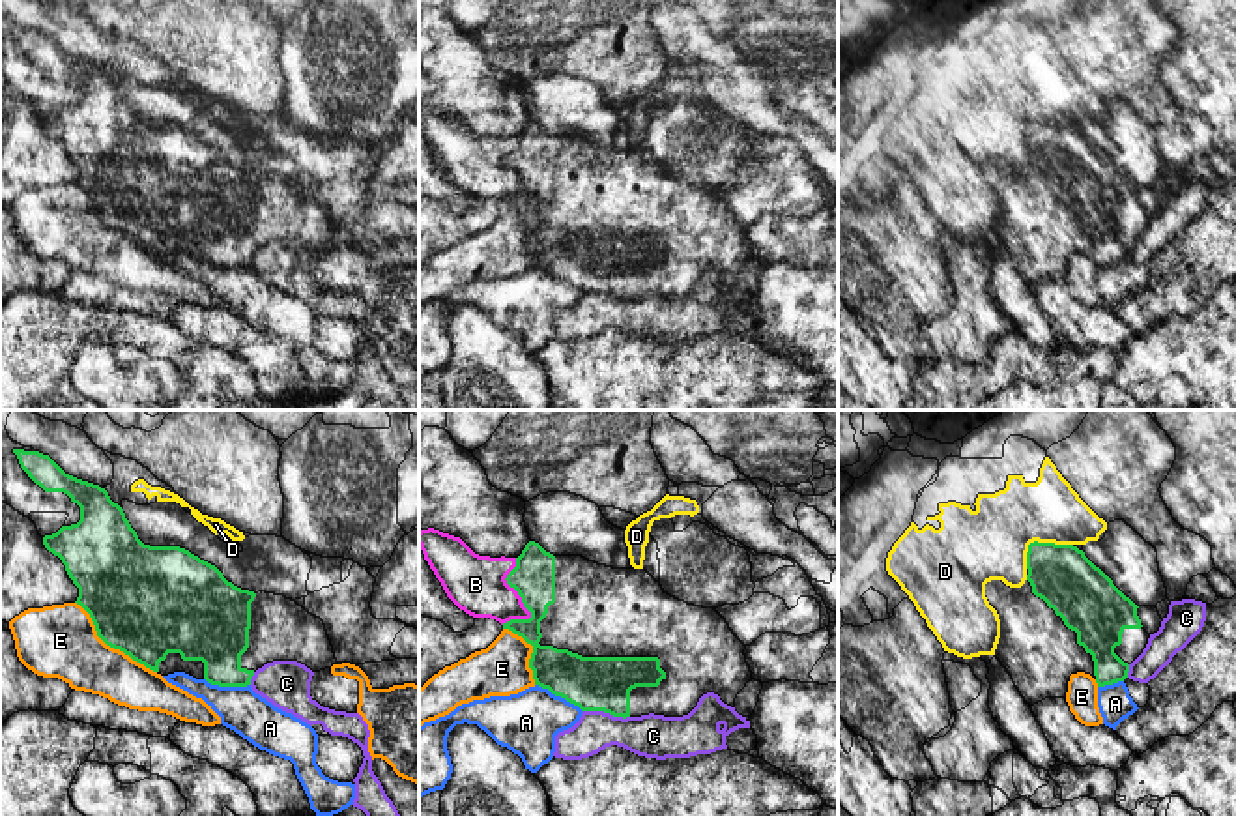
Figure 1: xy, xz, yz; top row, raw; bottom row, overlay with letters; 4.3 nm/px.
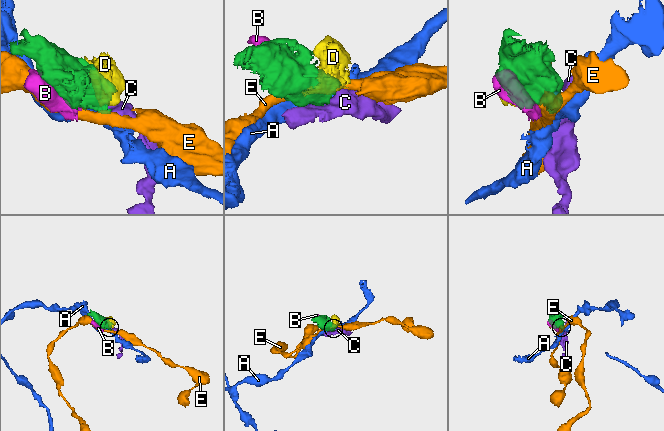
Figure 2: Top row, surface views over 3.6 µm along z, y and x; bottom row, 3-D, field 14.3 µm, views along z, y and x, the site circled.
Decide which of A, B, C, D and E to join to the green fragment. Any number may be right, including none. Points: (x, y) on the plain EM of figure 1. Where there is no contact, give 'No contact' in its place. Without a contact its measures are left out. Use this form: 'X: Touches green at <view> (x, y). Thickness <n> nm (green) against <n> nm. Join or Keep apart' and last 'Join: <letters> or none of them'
A: Touches green at xz (560, 276). Thickness 240 nm (green) against 260 nm. Keep apart
B: Touches green at xz (522, 182). Thickness 190 nm (green) against 240 nm. Keep apart
C: Touches green at xz (606, 292). Thickness 240 nm (green) against 190 nm. Keep apart
D: Touches green at yz (1038, 124). Thickness 260 nm (green) against 320 nm. Keep apart
E: Touches green at xy (111, 227). Thickness 480 nm (green) against 320 nm. Keep apart
Join: none of them

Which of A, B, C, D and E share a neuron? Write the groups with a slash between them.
A / B / C / D / E

